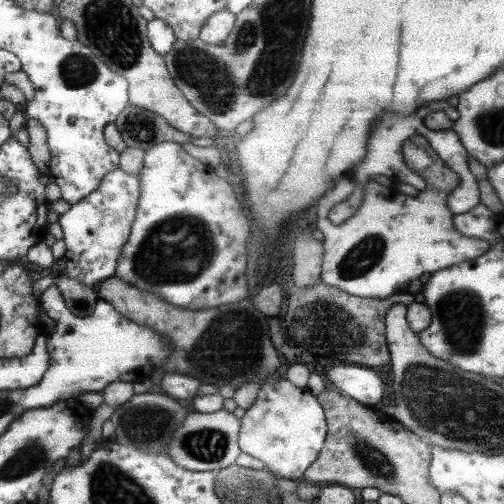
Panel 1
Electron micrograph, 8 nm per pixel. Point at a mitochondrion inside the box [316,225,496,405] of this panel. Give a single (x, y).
(463, 311)

